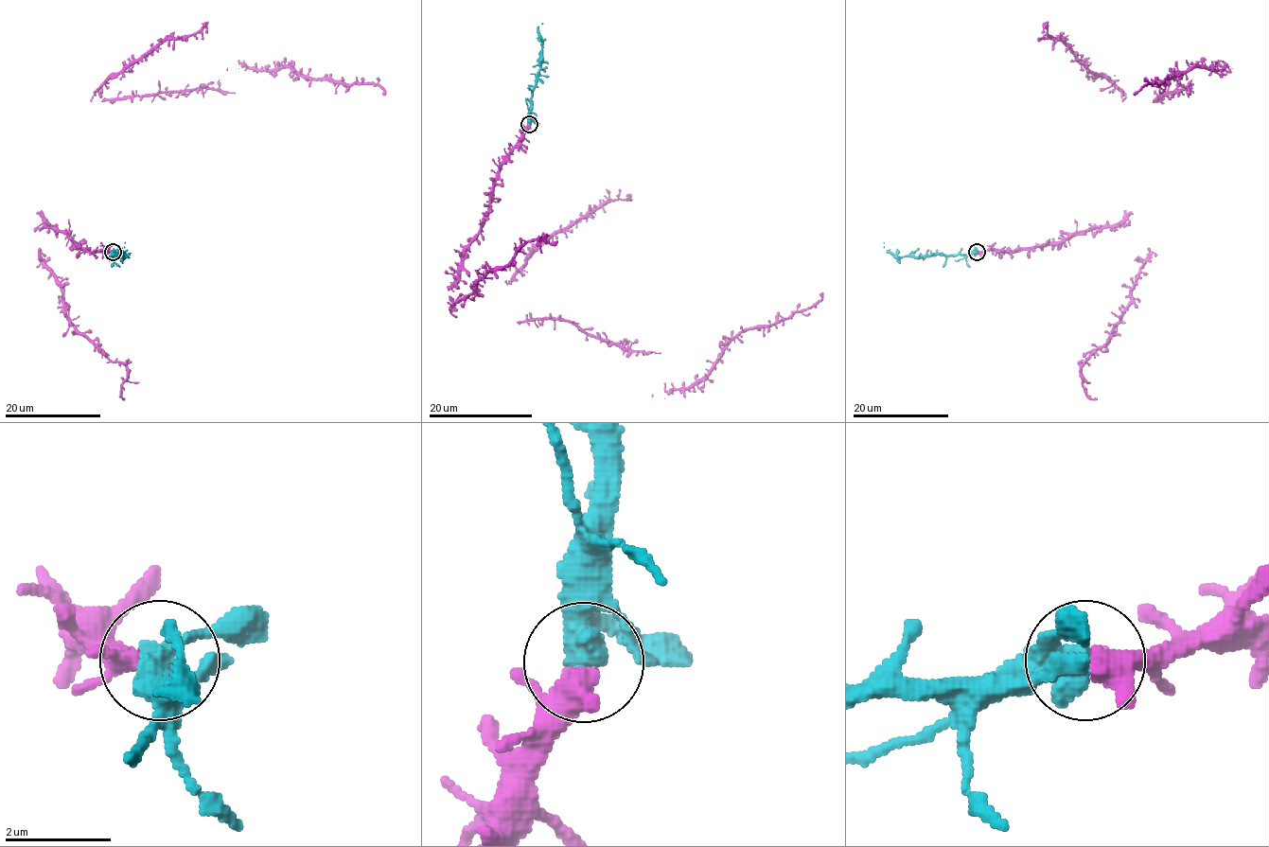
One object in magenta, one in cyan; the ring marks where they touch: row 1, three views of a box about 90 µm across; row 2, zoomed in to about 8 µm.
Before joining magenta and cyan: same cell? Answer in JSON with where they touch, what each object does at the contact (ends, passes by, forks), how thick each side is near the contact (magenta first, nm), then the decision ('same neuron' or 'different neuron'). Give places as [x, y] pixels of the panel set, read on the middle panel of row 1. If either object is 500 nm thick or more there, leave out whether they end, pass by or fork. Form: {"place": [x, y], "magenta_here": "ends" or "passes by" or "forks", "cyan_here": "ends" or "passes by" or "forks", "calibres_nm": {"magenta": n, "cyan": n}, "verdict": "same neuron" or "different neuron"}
{"place": [529, 124], "magenta_here": "passes by", "cyan_here": "passes by", "calibres_nm": {"magenta": 400, "cyan": 440}, "verdict": "same neuron"}

